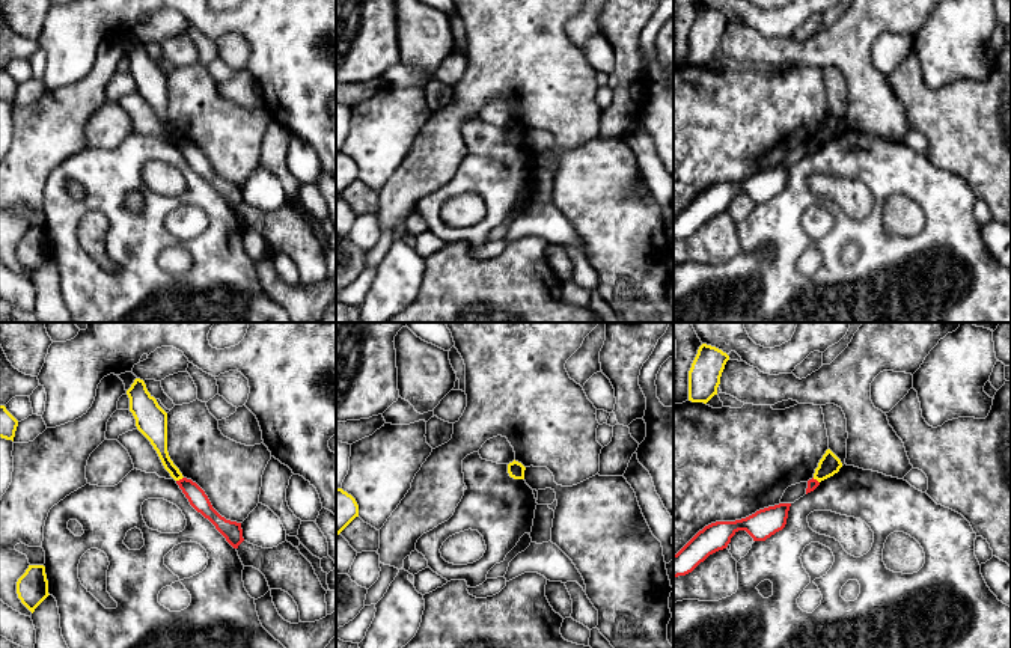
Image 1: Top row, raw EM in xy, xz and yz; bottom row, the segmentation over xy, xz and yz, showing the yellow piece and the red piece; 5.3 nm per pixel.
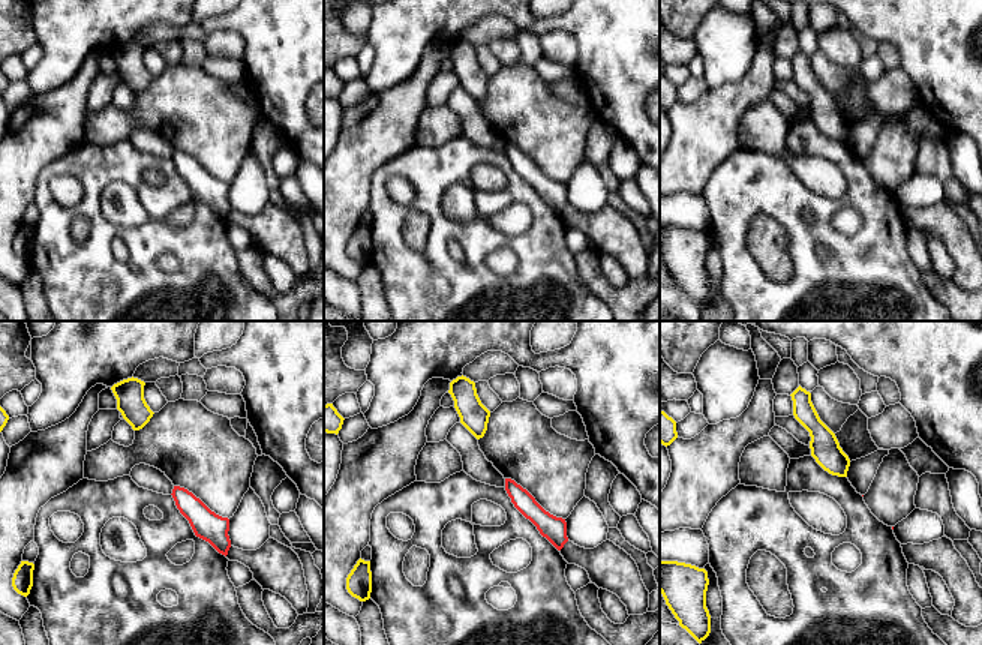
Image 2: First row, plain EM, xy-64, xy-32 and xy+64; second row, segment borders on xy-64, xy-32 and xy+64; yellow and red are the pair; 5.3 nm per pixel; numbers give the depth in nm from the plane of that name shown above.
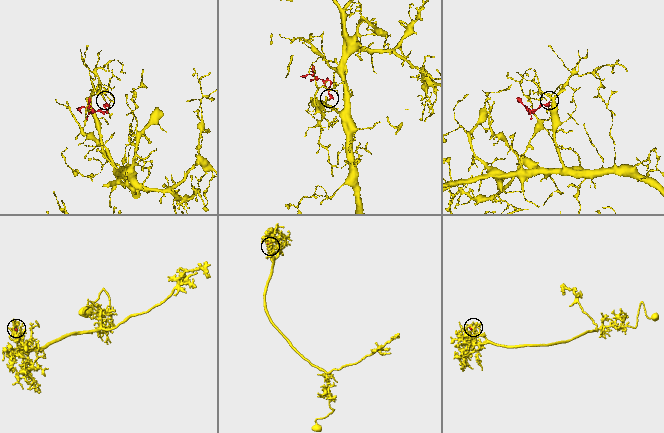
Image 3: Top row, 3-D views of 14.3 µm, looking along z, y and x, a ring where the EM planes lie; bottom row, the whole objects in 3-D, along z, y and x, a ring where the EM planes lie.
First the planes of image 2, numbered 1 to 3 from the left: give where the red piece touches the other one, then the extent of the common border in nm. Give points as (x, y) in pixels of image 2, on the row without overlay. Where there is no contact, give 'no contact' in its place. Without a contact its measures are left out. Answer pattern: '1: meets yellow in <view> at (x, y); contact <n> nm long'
1: no contact
2: no contact
3: no contact

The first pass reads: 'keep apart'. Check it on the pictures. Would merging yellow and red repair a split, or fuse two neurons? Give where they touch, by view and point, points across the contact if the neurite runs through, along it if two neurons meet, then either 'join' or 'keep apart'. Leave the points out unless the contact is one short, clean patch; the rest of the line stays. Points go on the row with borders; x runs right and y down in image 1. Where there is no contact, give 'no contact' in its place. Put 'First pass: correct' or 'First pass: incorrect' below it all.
xy (180, 478) | along xy (183, 476), (177, 481) | keep apart
First pass: correct

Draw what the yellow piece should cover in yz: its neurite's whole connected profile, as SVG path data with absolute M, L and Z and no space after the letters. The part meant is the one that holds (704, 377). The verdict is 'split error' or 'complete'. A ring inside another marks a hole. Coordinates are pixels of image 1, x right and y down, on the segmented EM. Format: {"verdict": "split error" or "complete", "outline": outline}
{"verdict": "complete", "outline": "M702 344L689 371L689 401L707 404L720 384L729 356L722 350Z"}

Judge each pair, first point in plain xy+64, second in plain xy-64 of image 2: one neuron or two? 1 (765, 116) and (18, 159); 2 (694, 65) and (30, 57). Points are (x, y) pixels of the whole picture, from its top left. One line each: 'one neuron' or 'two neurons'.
1: two neurons
2: one neuron

